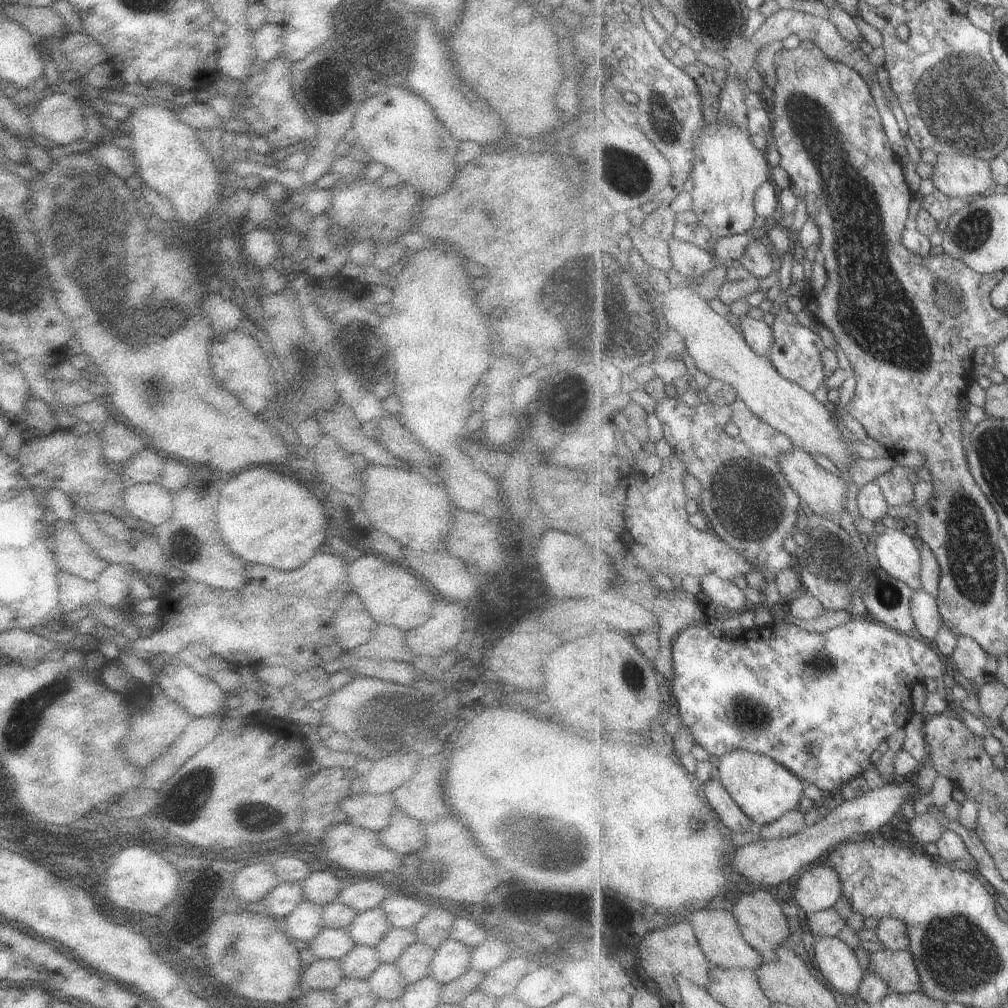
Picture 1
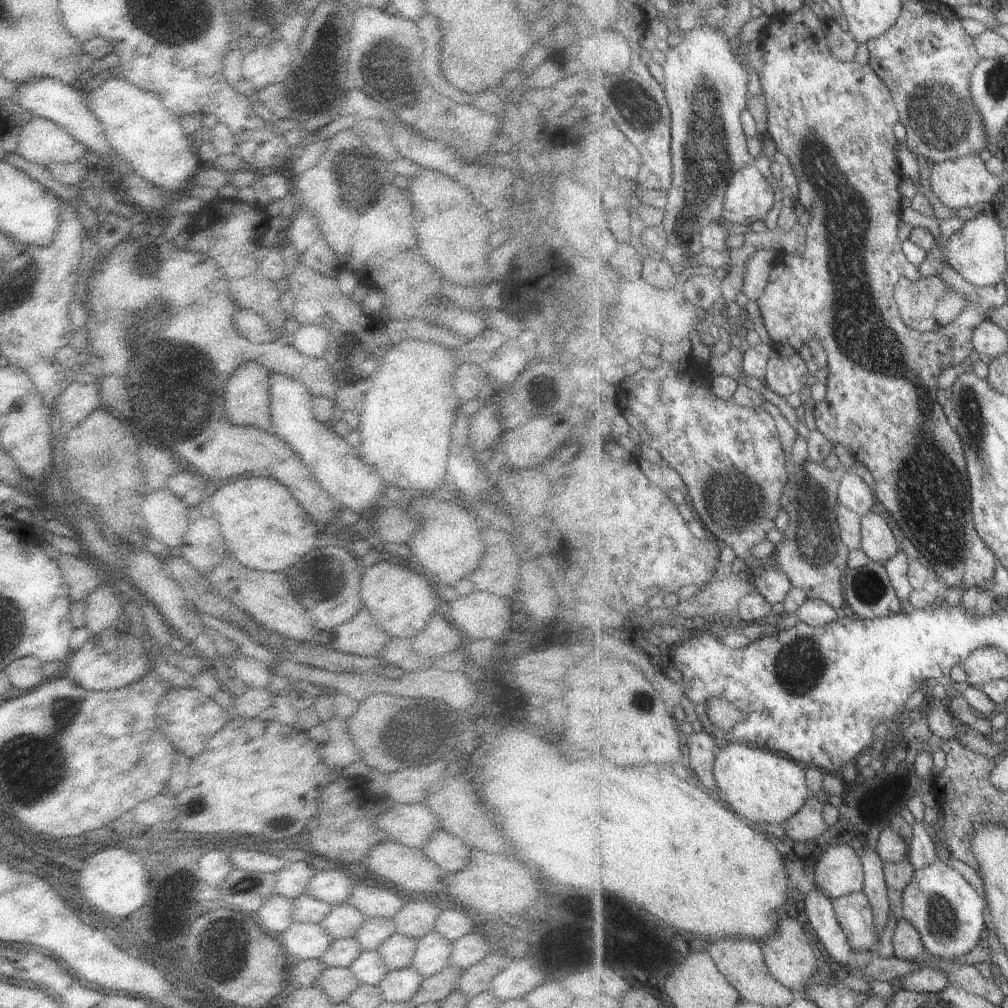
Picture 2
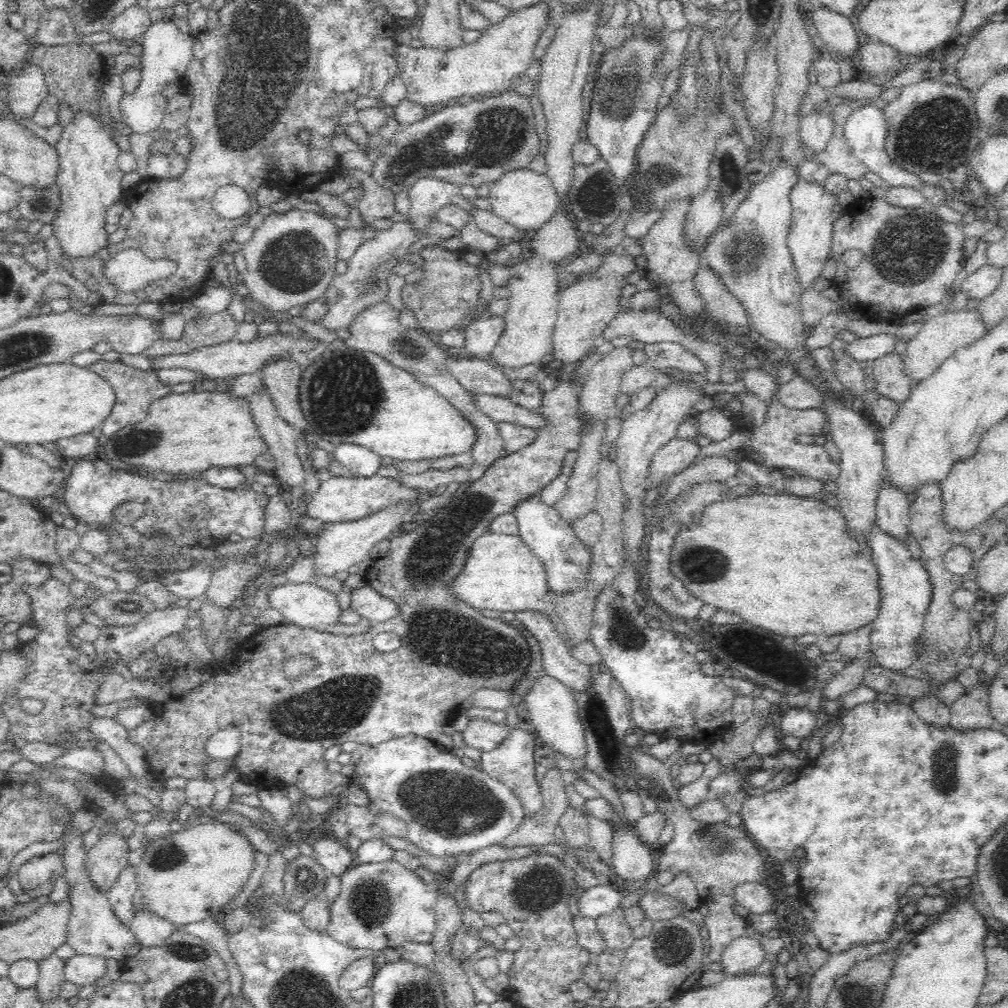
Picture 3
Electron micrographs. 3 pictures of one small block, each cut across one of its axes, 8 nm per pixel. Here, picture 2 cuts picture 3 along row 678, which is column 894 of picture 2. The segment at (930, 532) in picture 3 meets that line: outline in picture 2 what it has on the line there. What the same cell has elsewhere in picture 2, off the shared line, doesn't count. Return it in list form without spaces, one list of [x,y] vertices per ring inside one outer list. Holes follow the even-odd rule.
[[[901,918],[897,922],[897,927],[892,937],[894,955],[903,960],[918,960],[926,950],[919,930]]]

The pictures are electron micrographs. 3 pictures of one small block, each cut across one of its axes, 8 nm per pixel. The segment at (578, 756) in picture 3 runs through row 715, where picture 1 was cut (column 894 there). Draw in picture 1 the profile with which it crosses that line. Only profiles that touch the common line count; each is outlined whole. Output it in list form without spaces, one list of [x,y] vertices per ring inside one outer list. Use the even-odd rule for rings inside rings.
[[[887,528],[877,536],[875,557],[890,576],[905,582],[912,590],[922,589],[922,552],[915,546],[913,534],[903,528]]]

